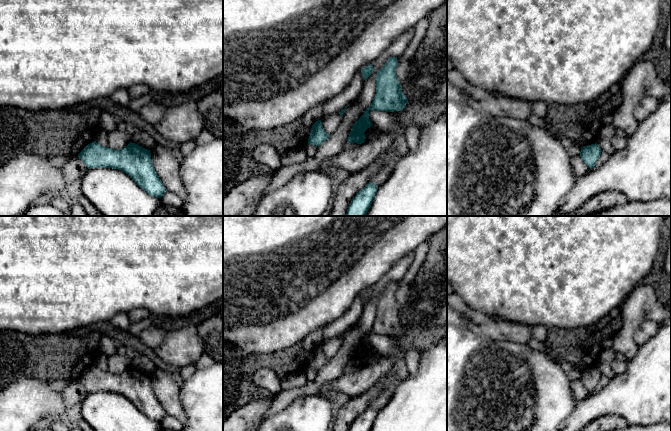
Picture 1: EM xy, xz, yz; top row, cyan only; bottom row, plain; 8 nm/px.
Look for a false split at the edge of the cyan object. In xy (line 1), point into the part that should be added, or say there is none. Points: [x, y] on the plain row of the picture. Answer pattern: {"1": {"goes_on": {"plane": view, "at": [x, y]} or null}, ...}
{"1": {"goes_on": null}}

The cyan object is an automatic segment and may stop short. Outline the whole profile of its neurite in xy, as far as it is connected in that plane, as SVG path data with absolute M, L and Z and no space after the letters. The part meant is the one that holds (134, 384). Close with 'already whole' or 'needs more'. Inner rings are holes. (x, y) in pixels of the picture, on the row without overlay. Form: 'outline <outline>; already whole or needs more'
outline M96 365L88 368L78 381L91 392L119 393L151 420L161 422L167 415L157 399L150 374L130 366L123 373L104 371Z; already whole

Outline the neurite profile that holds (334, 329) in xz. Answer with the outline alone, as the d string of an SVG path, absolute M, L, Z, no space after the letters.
M361 293L356 296L349 309L338 319L323 328L323 338L338 338L357 323L364 309Z

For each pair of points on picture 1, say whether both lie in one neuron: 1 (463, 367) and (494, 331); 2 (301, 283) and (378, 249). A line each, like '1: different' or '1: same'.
1: different
2: same

